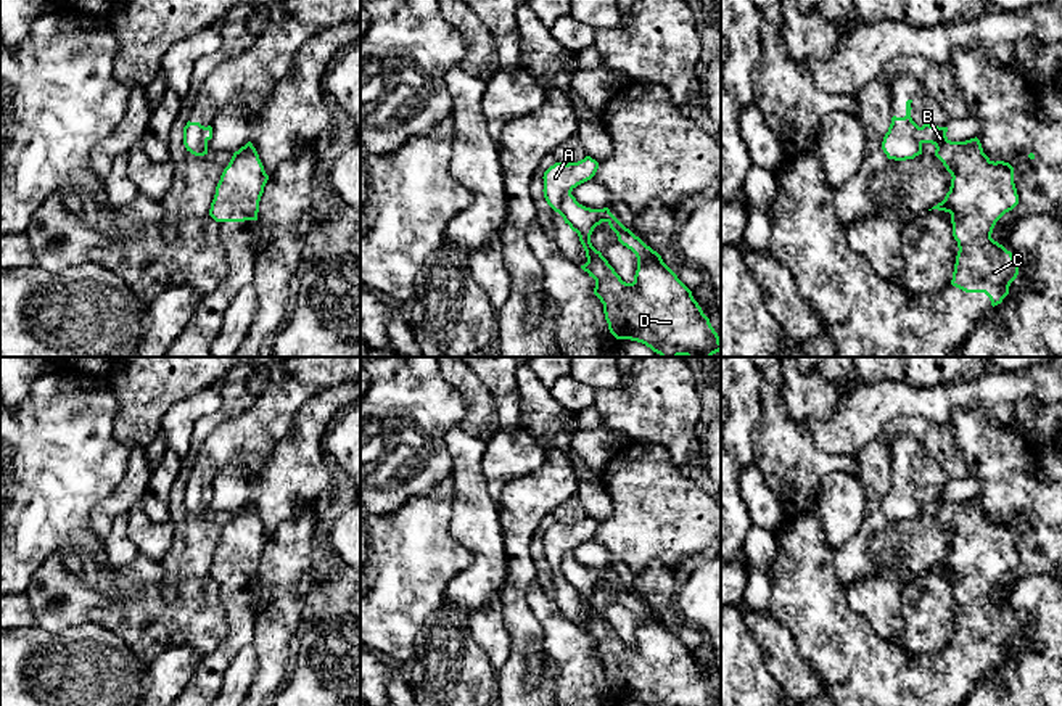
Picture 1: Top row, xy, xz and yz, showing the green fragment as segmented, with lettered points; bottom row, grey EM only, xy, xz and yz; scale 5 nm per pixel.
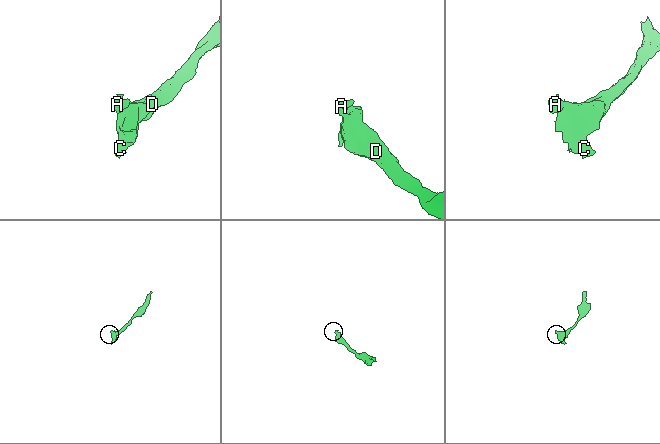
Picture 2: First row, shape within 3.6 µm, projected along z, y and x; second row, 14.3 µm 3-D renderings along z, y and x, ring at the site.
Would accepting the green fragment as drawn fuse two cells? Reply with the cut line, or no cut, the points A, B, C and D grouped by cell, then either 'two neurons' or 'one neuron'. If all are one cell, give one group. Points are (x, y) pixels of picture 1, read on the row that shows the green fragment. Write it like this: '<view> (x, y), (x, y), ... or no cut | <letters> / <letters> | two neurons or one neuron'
xz (570, 192), (563, 197), (559, 213) | A / B C D | two neurons

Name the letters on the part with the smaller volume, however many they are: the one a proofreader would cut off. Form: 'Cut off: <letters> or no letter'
Cut off: A

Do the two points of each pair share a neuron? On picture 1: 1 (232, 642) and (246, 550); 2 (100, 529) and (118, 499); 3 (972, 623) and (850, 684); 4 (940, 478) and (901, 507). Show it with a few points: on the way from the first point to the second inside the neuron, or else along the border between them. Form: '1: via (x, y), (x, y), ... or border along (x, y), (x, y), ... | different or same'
1: via (238, 619), (237, 573) | same
2: via (100, 521), (111, 507) | same
3: via (953, 656), (926, 684), (884, 684) | same
4: via (929, 478), (921, 478), (903, 496) | same

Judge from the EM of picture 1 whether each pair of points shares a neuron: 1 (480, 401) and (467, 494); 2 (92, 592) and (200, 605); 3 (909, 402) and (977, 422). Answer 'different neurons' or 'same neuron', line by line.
1: different neurons
2: same neuron
3: different neurons

